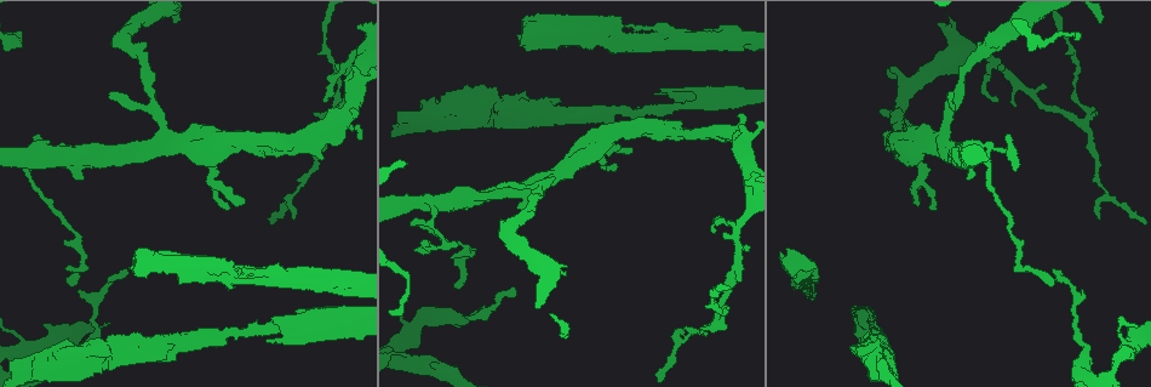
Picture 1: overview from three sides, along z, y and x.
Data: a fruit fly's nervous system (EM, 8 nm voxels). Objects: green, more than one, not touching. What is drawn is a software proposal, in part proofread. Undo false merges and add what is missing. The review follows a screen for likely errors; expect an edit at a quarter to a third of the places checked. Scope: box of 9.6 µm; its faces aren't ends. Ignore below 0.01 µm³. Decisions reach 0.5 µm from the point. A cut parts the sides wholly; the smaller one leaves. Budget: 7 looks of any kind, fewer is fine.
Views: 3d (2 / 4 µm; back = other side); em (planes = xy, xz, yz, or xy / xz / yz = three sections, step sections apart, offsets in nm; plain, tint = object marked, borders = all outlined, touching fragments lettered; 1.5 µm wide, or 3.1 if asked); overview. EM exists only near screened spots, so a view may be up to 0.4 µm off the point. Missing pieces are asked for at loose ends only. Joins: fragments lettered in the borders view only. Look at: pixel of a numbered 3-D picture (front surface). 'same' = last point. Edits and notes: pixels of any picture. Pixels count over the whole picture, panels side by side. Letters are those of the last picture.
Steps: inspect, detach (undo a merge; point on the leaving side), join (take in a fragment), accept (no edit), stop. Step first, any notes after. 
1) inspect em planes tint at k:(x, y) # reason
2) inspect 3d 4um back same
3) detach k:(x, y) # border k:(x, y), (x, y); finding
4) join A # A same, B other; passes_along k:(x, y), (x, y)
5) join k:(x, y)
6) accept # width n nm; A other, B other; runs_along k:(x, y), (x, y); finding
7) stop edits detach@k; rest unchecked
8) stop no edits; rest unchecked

inspect em planes borders at 1:(351, 69)

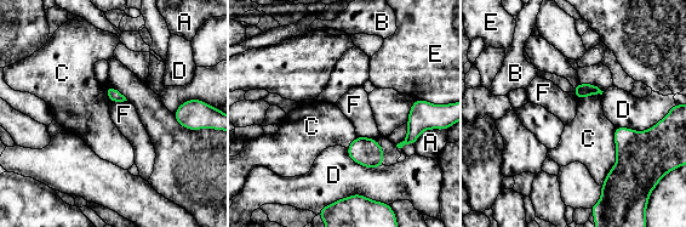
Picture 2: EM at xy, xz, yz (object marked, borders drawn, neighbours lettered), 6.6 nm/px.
accept # A other, B other, C other, D other, E other, F other; border 2:(615, 126), (616, 163), (606, 175); no lettered fragment goes on from it

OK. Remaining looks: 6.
inspect 3d 4um at 1:(1098, 218) # thin end

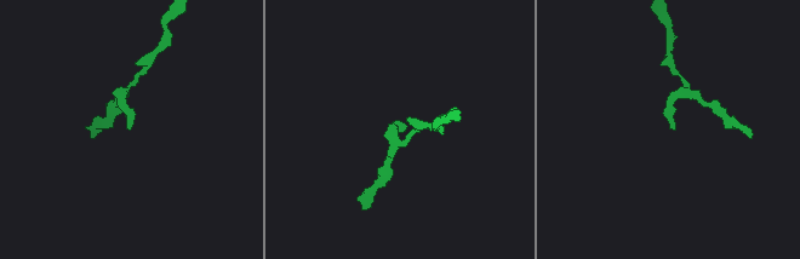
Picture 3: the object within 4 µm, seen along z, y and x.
inspect em planes tint at 3:(673, 130)

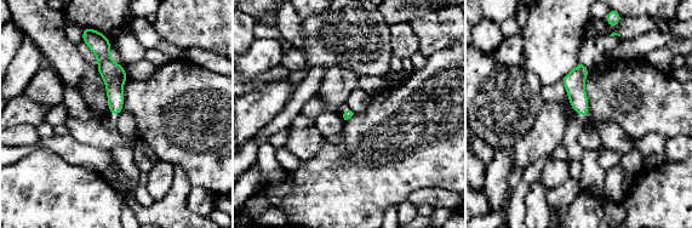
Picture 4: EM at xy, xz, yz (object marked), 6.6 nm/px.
inspect em planes borders same

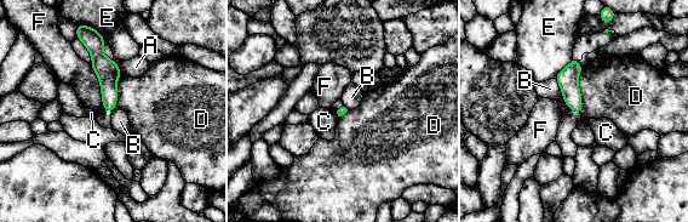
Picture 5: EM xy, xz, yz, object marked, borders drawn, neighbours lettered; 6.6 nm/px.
accept # A other, B other, C other, D other, E other, F other; border 5:(555, 78), (563, 101), (569, 108); no lettered fragment goes on from it

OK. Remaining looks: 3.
inspect 3d 4um at 1:(126, 269) # tapers out

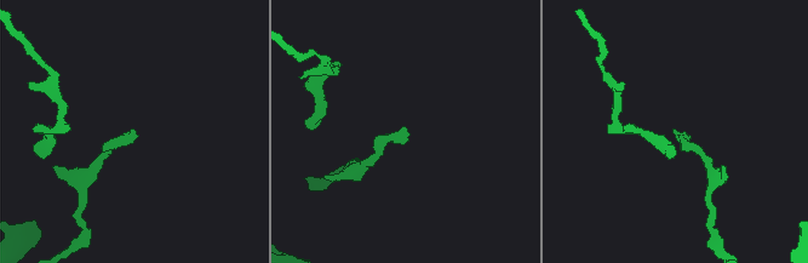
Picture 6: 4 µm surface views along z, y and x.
inspect em planes borders at 6:(401, 131)

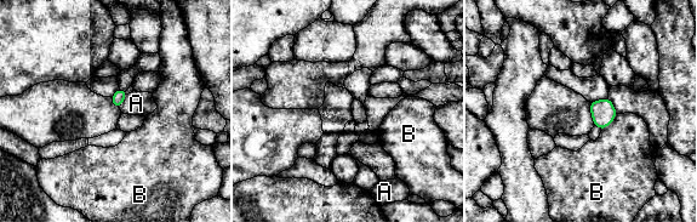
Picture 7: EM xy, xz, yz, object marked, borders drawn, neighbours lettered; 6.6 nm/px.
accept # A other, B other; border 7:(127, 95), (119, 108); no lettered fragment goes on from it

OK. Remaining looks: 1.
stop no edits; rest unchecked

